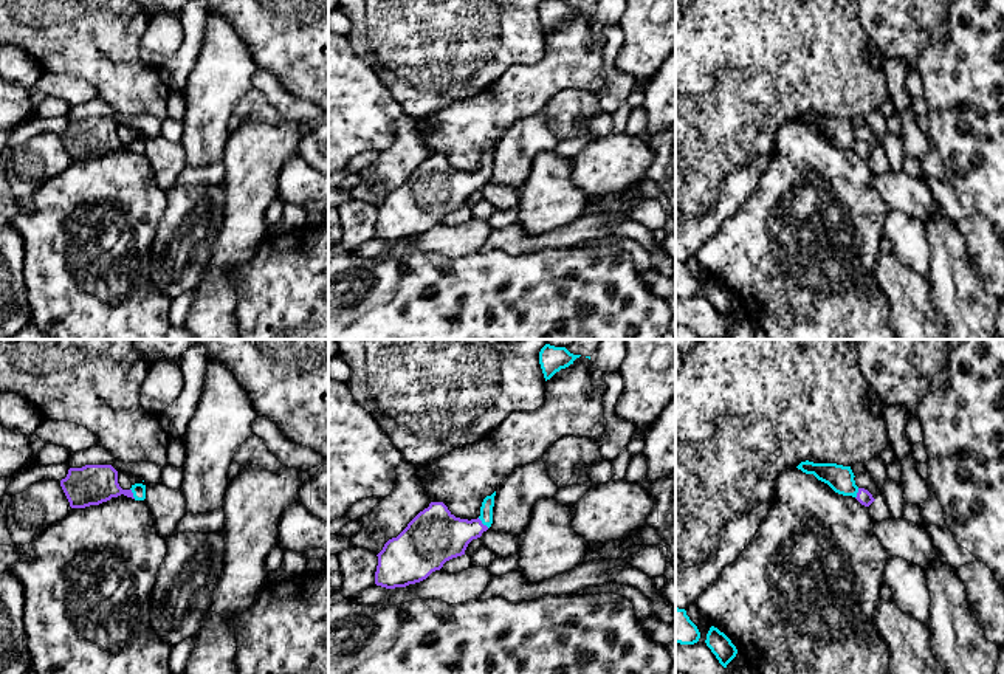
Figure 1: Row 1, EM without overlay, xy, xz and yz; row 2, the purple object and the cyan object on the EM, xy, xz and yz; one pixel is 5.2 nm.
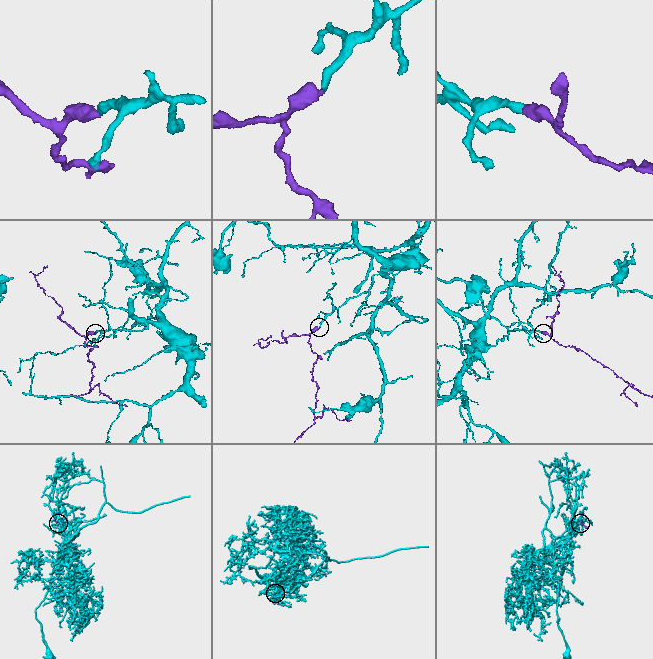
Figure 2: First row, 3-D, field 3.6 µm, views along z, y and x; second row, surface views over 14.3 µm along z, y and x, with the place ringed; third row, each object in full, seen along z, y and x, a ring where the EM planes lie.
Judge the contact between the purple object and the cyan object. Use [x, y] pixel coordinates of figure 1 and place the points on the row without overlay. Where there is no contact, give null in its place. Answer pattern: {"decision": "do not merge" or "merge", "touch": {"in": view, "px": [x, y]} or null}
{"decision": "merge", "touch": {"in": "xz", "px": [482, 177]}}

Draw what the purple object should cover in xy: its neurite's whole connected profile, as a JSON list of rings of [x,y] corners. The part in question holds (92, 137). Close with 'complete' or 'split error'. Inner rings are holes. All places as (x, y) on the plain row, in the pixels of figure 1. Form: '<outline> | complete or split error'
[[[85,118],[70,121],[60,139],[71,161],[99,158],[121,147],[135,153],[146,152],[146,138],[135,136],[130,143],[122,143],[118,136],[118,124],[112,118]]] | split error

